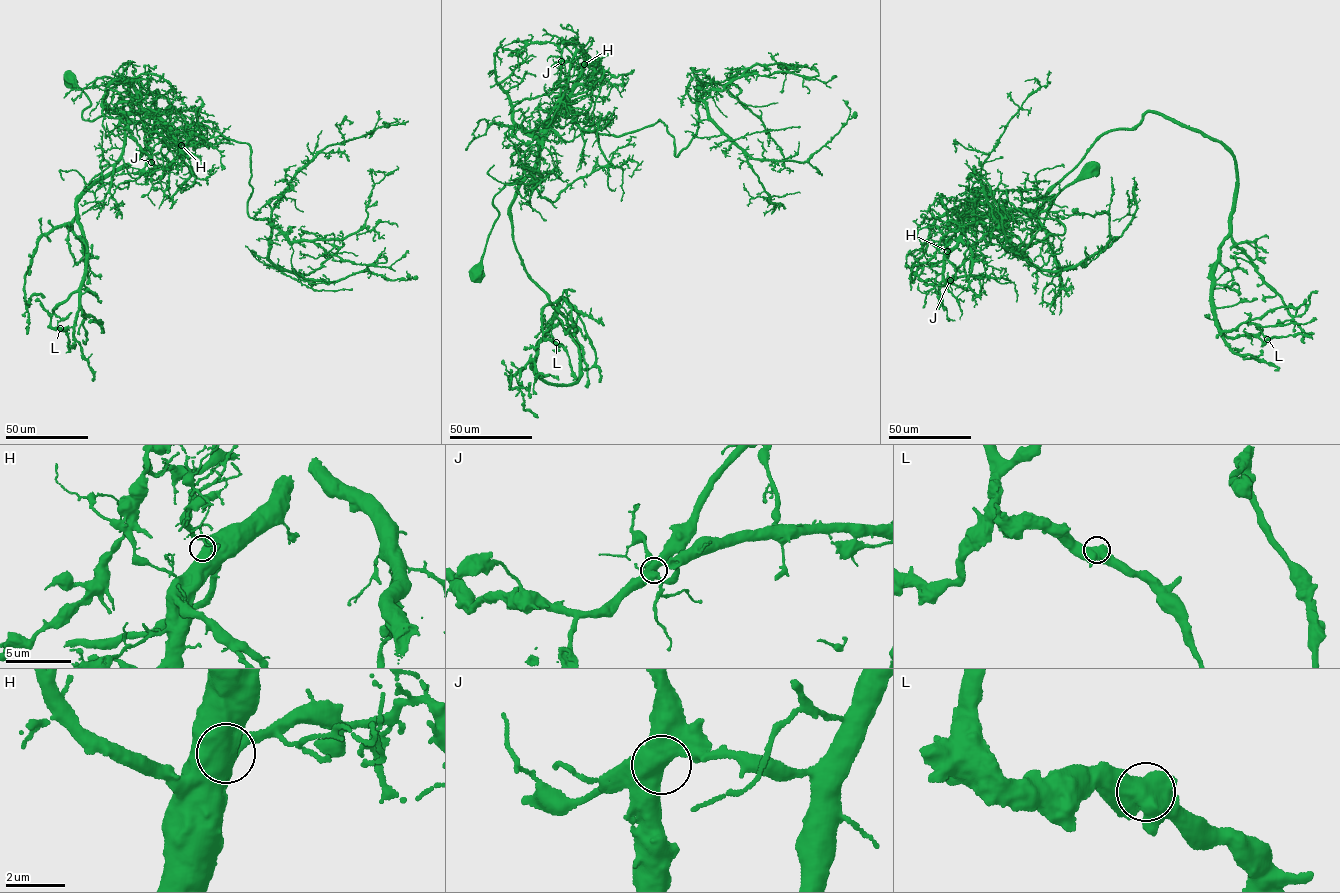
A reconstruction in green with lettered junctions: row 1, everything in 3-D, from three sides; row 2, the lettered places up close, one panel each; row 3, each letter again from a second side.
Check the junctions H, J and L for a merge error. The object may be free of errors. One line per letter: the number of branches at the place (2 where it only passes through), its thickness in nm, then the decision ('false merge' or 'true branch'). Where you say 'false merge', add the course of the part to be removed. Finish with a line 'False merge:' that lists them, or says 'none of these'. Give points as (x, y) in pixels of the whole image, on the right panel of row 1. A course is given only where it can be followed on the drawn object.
H: 2 branches meet; 700 nm thick; true branch
J: 2 branches meet; 750 nm thick; false merge; foreign part runs (950, 280), (1007, 189), (1064, 228), (1027, 246), (1036, 266), (1104, 250), (1109, 214), (1058, 216)
L: 2 branches meet; 750 nm thick; true branch
False merge: J

